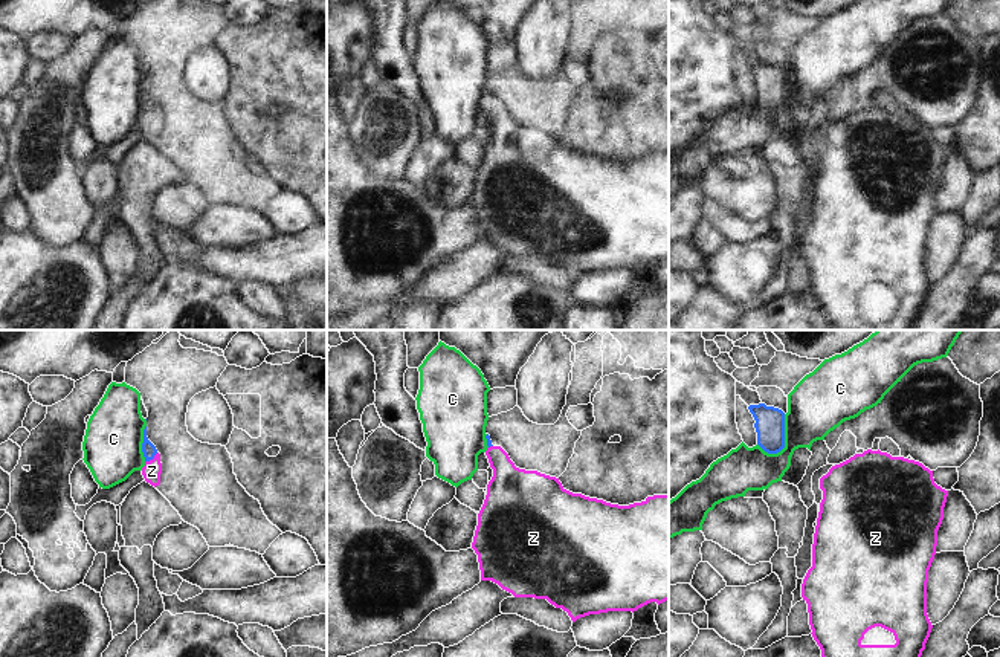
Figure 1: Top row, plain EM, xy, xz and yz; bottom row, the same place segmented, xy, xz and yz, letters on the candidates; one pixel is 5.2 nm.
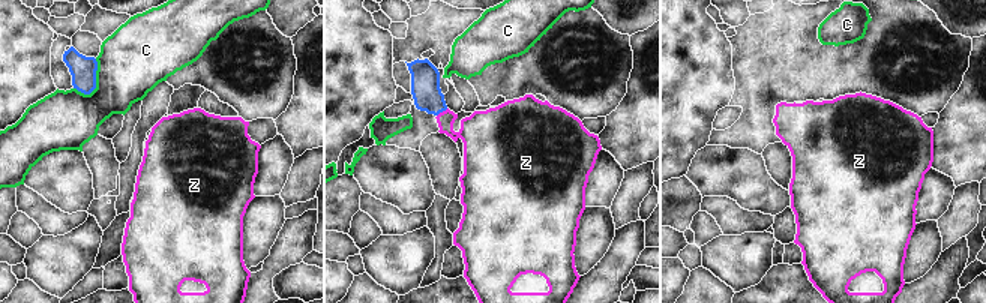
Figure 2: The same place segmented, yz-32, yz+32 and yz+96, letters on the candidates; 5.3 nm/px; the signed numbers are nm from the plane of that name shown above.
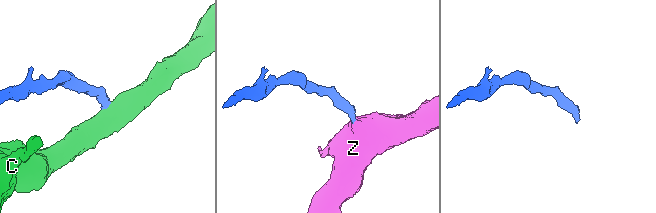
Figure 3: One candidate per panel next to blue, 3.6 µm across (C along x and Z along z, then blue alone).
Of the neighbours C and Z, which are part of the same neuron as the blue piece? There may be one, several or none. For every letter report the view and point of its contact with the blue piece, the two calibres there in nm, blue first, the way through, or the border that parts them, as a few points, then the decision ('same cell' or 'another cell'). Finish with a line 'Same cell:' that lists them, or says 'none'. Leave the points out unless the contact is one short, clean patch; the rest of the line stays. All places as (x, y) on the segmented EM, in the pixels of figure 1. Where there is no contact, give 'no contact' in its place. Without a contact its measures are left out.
C: meets blue in yz at (783, 439); 160 nm thick on the blue side, 300 nm on the other; border along yz (785, 414), (785, 445), (779, 451), (768, 454); another cell
Z: meets blue in xy at (151, 459); 70 nm thick on the blue side, 100 nm on the other; runs through xy (148, 449), (151, 459), (151, 471); same cell
Same cell: Z

